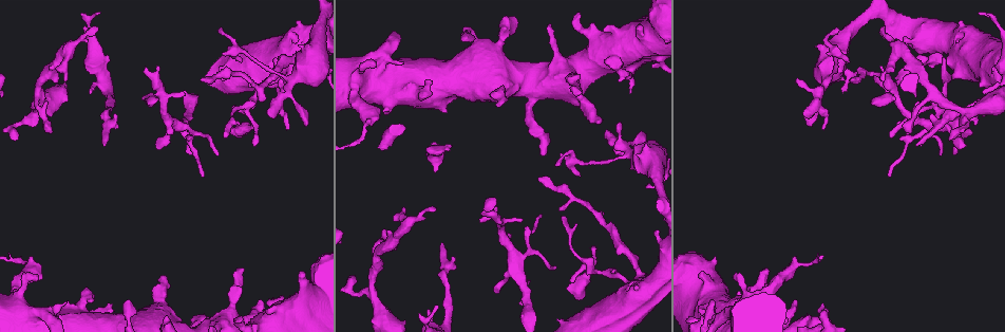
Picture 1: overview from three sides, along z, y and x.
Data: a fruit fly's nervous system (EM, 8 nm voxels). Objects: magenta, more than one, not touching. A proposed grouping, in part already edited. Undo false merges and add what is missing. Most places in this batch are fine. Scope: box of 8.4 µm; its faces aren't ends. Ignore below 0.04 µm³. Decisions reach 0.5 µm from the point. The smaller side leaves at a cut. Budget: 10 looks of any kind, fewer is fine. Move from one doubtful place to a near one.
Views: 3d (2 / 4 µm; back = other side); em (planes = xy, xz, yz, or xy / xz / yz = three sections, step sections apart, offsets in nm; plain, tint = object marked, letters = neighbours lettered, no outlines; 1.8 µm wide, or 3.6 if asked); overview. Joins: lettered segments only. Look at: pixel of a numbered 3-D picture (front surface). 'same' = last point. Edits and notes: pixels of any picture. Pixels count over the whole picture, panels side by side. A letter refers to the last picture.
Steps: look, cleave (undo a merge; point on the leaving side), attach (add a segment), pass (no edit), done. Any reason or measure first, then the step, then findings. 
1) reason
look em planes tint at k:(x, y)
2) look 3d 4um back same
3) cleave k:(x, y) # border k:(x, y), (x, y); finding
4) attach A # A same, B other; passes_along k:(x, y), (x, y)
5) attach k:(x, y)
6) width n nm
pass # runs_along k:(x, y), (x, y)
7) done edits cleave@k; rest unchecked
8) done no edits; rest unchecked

thick turns thin
look 3d 4um back at 1:(290, 64)

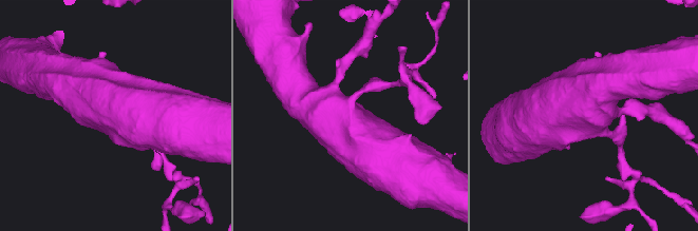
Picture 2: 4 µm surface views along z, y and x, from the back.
shape alone is not enough
look em xy step 8 letters at 2:(352, 123)

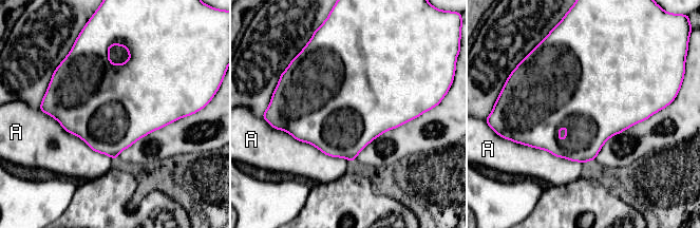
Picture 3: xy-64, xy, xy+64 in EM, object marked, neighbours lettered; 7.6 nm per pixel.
longest_contact A 700 nm
pass # A other; border 3:(40, 108), (93, 150), (115, 160); continuous, no second neuron

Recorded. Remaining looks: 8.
end of a long branch
look 3d 2um at 1:(104, 145)

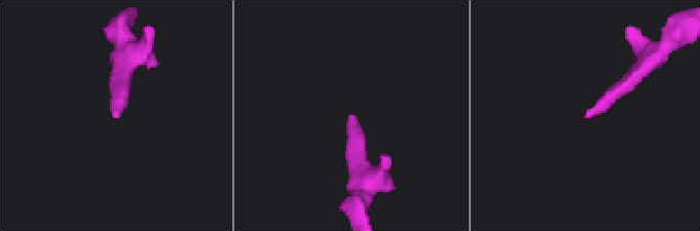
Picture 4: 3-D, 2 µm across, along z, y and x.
look em planes letters at 4:(584, 115)

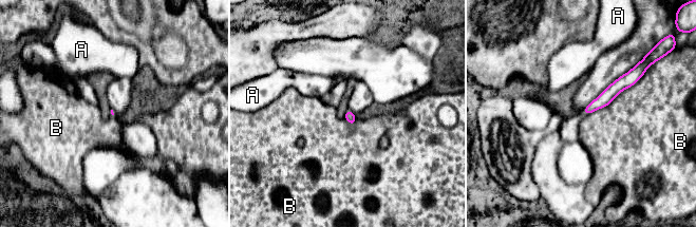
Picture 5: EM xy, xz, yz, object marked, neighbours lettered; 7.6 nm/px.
longest_contact B 600 nm
pass # A other, B other; no lettered segment goes on from it

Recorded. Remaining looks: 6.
an open end
look em planes letters at 1:(965, 146)

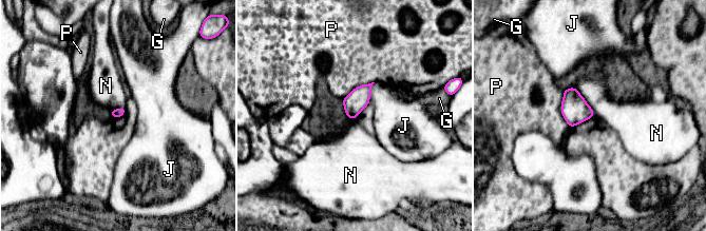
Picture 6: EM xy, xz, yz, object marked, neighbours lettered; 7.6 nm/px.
pass # G other, J other, N other, P other; border 6:(574, 88), (594, 115); no lettered segment goes on from it

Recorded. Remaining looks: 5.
an open end
look 3d 2um at 1:(145, 68)

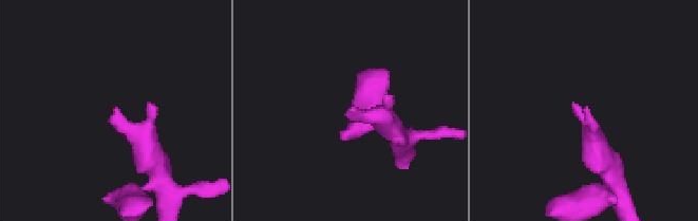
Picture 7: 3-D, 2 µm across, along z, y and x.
need the tissue
look em planes letters at 7:(590, 115)

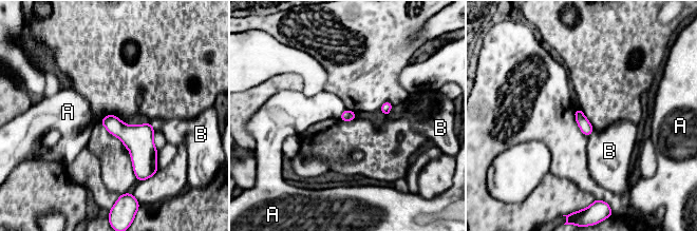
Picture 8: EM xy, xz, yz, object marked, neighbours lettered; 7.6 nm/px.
pass # A other, B other; border 8:(345, 109), (339, 117); none of them fits

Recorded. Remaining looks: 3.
done no edits; rest unchecked

